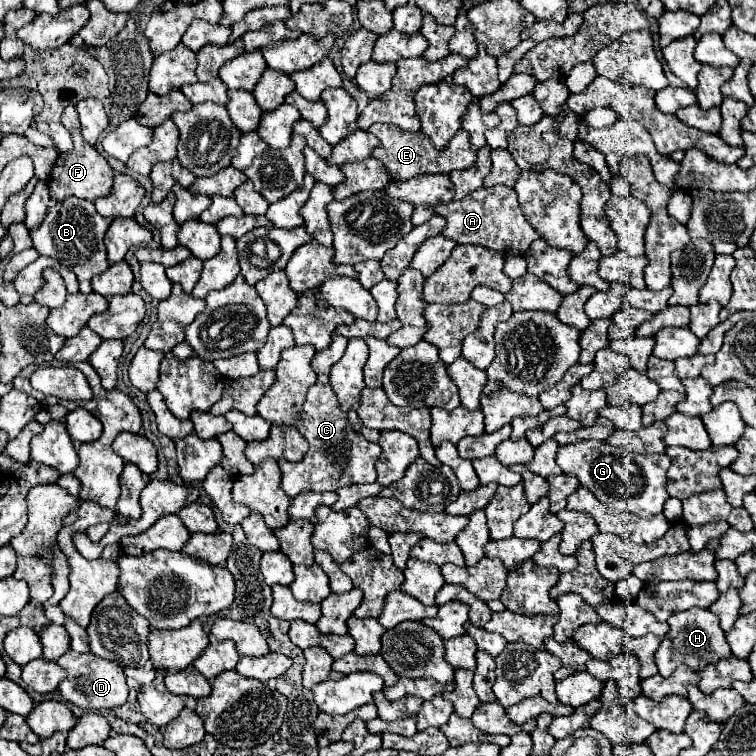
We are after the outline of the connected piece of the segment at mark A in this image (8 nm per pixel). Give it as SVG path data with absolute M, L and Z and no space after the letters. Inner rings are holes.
M482 186L480 190L468 194L468 198L436 204L434 212L446 218L446 228L442 230L446 238L452 238L458 244L480 244L502 256L522 256L530 244L540 238L536 230L526 222L514 188L508 186Z

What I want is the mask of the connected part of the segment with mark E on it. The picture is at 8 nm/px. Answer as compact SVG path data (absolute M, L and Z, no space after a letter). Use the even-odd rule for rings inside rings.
M374 124L372 128L368 128L368 132L372 132L380 140L380 146L372 150L372 156L382 162L392 180L408 180L420 174L444 174L452 170L466 170L476 162L476 152L470 148L468 134L464 134L464 130L458 130L444 150L438 150L426 138L426 134L422 132L412 134L392 124Z

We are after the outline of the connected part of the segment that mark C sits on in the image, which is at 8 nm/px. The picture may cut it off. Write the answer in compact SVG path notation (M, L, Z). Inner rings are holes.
M316 382L314 386L310 386L294 428L306 438L310 448L300 462L292 464L288 460L280 460L282 490L290 498L298 496L302 490L336 492L340 486L376 482L374 464L380 458L380 446L368 442L360 432L352 430L348 416L340 410L336 394L328 384Z

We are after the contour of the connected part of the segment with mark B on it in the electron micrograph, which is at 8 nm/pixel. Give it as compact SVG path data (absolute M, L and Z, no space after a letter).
M66 198L62 202L52 202L48 206L46 218L40 222L38 228L30 230L30 236L34 240L34 248L38 254L58 260L64 268L72 270L78 278L78 288L82 294L90 294L90 280L96 274L102 274L108 270L106 260L106 246L104 246L104 234L114 218L104 218L96 212L94 204L80 198Z

